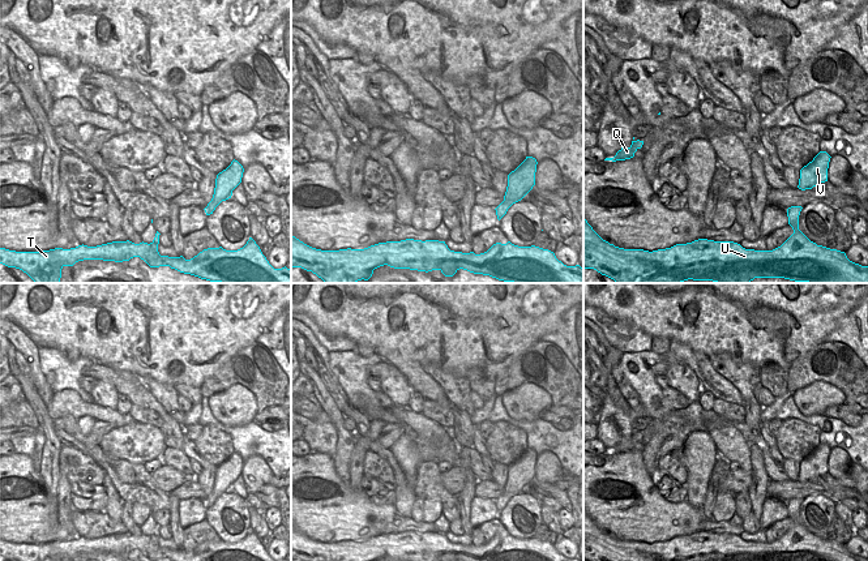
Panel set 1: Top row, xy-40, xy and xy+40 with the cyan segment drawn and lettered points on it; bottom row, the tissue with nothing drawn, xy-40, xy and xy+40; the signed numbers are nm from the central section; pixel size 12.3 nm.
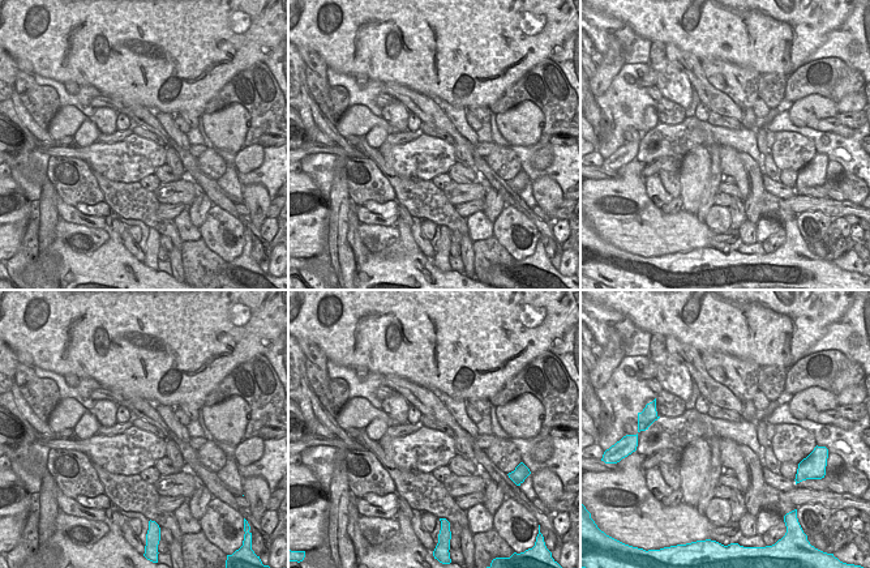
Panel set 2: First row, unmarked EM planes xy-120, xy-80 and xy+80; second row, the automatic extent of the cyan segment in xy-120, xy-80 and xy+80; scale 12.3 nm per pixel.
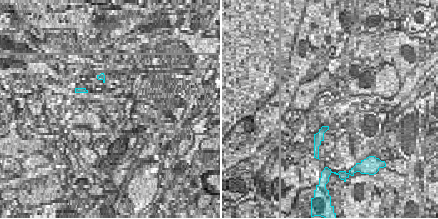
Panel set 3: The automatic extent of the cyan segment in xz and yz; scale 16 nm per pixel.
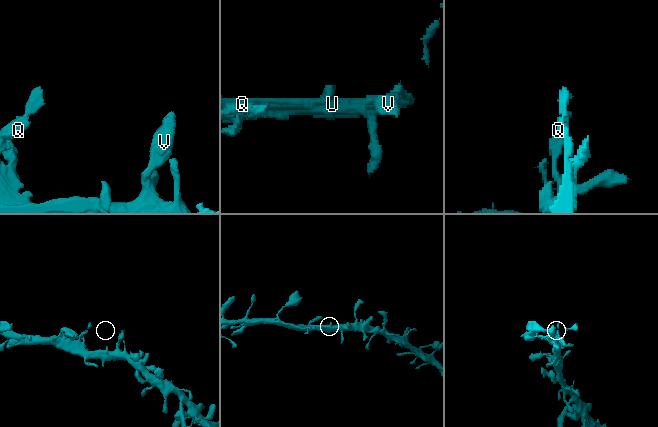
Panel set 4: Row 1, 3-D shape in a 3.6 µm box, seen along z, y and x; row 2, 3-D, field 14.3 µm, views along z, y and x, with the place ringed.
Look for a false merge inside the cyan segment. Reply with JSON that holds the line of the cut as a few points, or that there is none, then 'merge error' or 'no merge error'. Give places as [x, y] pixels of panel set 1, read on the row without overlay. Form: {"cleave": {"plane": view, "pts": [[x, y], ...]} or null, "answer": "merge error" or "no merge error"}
{"cleave": null, "answer": "no merge error"}

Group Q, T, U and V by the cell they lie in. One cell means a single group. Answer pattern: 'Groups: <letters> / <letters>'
Groups: Q T U V

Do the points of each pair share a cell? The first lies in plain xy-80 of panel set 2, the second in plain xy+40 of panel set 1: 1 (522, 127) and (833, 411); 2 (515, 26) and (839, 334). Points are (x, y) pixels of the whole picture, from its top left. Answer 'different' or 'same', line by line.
1: different
2: different

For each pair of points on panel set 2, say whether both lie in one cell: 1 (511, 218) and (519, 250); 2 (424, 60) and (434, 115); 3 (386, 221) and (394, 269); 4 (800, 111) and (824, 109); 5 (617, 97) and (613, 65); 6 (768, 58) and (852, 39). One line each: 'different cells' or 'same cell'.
1: same cell
2: different cells
3: different cells
4: same cell
5: different cells
6: different cells

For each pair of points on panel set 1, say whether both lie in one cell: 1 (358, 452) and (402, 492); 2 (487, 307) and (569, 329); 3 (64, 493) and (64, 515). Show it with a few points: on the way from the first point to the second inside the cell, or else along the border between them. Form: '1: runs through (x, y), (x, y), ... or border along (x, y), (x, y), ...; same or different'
1: runs through (375, 446), (401, 469), (402, 475); same
2: border along (569, 308), (563, 315), (559, 325), (539, 339); different
3: runs through (63, 499), (64, 510); same

